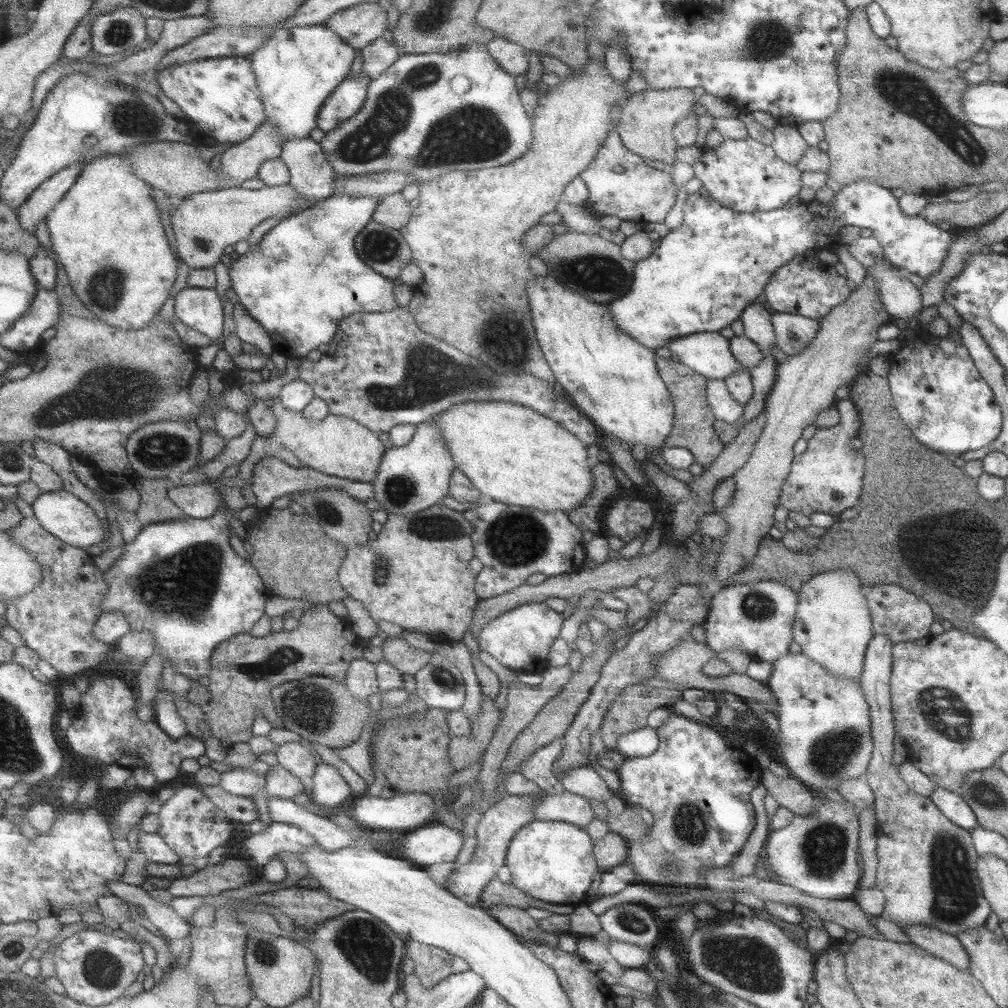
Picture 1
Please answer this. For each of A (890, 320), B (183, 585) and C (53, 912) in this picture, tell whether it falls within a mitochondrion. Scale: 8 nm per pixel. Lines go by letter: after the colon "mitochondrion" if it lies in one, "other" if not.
A: other
B: mitochondrion
C: other

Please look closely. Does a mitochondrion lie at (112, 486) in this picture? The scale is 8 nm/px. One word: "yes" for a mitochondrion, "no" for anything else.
no

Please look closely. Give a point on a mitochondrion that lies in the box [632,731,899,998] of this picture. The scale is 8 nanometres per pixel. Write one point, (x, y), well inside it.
(747, 961)

